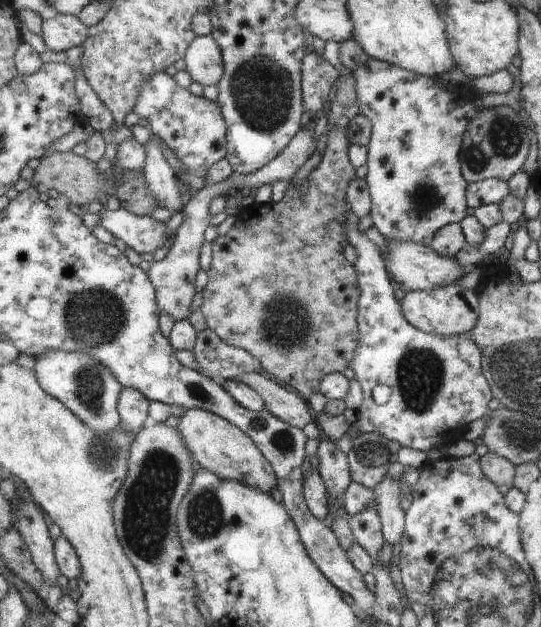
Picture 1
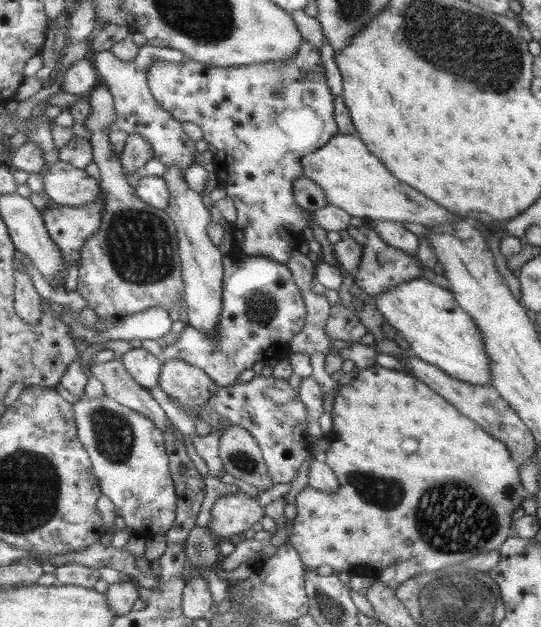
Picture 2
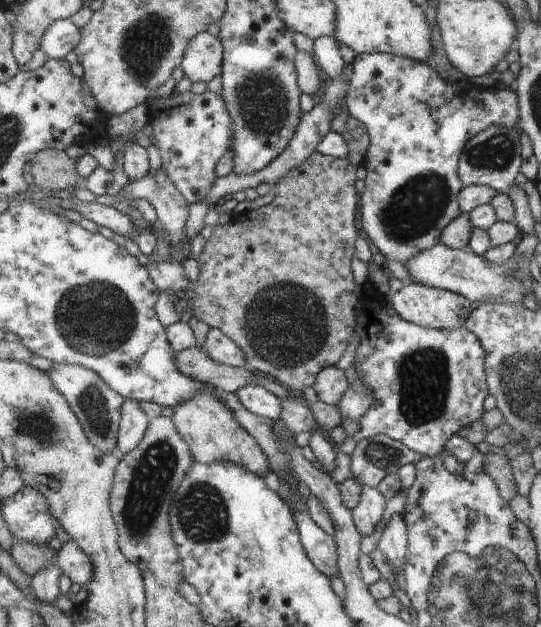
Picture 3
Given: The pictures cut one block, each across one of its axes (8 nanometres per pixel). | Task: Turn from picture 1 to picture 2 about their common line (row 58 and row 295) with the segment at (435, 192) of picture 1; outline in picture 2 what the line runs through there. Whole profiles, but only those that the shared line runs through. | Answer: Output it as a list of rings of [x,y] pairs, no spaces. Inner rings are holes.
[[[350,226],[347,230],[347,236],[363,245],[363,260],[357,269],[355,276],[356,285],[367,295],[375,297],[383,291],[389,291],[400,282],[409,282],[422,276],[423,264],[419,262],[416,256],[409,256],[403,250],[385,243],[385,240],[374,230],[374,228],[365,228],[359,226],[353,228]]]

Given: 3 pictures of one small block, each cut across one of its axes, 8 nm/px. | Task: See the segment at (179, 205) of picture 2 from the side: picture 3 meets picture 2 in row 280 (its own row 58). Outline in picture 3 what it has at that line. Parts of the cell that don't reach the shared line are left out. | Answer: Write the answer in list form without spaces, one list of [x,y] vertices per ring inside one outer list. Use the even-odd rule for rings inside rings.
[[[208,32],[193,38],[181,68],[191,83],[208,84],[224,70],[224,44]]]

